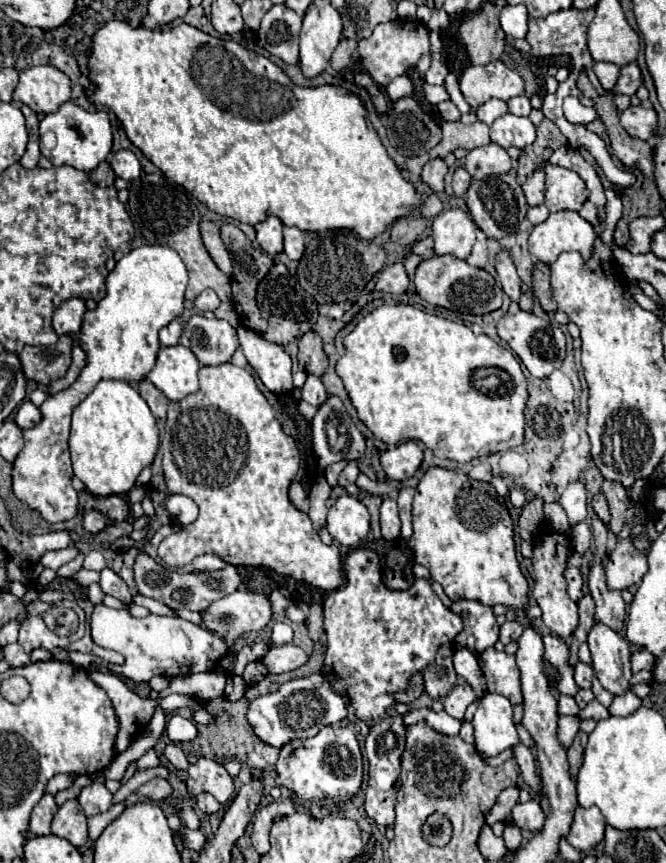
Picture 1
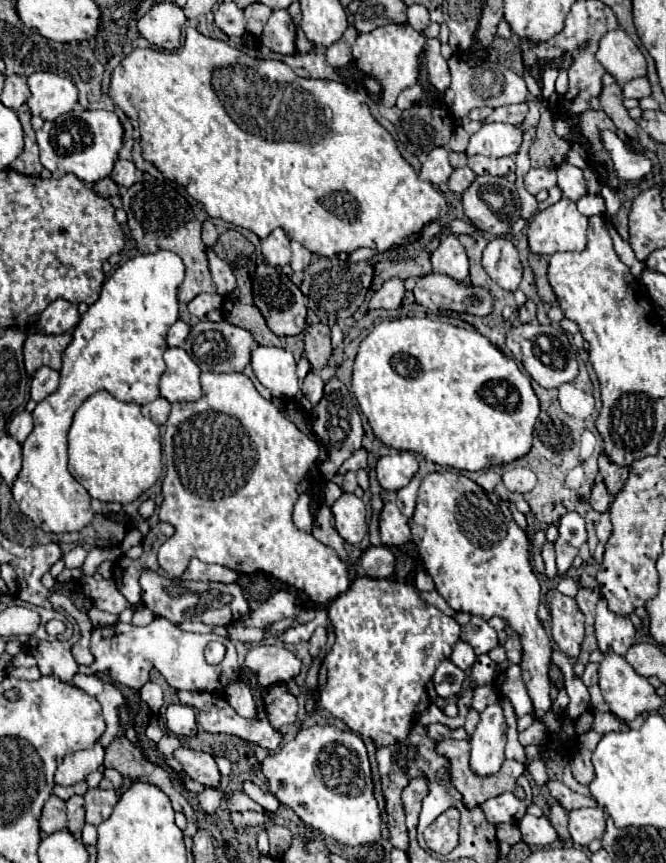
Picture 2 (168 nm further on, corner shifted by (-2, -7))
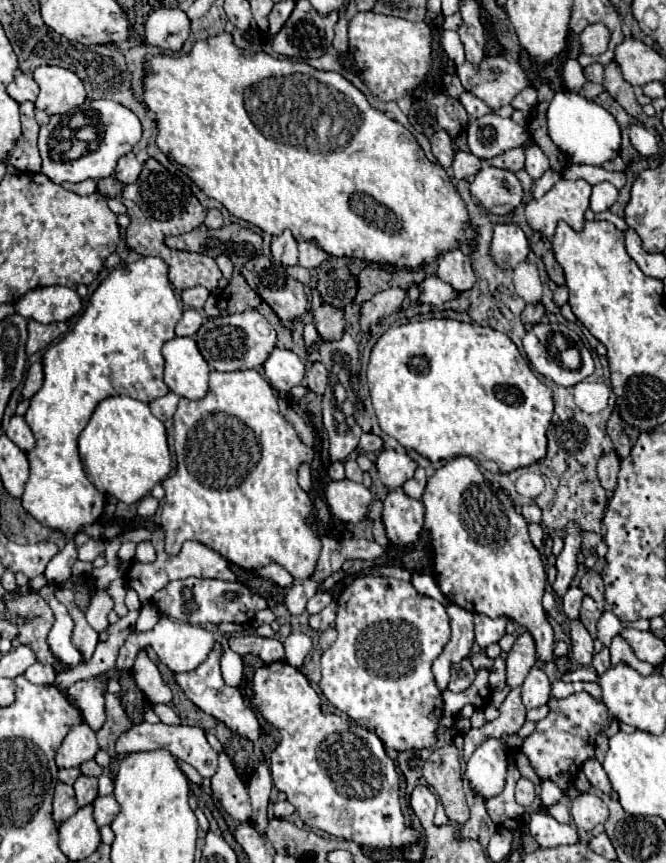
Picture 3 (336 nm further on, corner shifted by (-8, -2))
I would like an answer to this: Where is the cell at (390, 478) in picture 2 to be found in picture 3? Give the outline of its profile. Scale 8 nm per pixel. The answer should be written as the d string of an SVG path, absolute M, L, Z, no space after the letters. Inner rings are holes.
M385 448L377 458L379 478L391 490L401 488L409 478L413 478L415 470L417 470L415 460L405 452Z

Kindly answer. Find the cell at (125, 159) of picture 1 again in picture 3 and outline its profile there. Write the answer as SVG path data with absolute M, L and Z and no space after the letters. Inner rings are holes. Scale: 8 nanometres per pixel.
M125 154L119 162L117 162L117 168L115 168L115 178L123 184L133 184L139 174L141 174L141 162L135 158L135 154Z

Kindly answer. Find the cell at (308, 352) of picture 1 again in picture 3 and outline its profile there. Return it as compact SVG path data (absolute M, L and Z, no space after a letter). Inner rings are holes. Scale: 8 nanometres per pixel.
M323 304L313 312L313 316L315 316L315 328L323 342L333 342L343 336L345 318L343 318L341 310L337 310L329 304Z

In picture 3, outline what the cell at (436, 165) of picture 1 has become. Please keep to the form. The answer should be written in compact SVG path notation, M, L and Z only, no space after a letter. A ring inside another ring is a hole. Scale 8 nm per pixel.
M439 130L437 134L433 134L433 138L431 138L431 150L433 150L435 162L437 162L441 168L447 170L447 168L453 164L453 158L455 158L453 142L451 142L449 134L445 134L443 130Z

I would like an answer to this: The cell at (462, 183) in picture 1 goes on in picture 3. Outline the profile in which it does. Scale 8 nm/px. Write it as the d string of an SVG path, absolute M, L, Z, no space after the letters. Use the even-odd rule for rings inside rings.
M457 152L453 162L453 176L457 180L473 180L475 174L481 170L481 160L467 152Z

